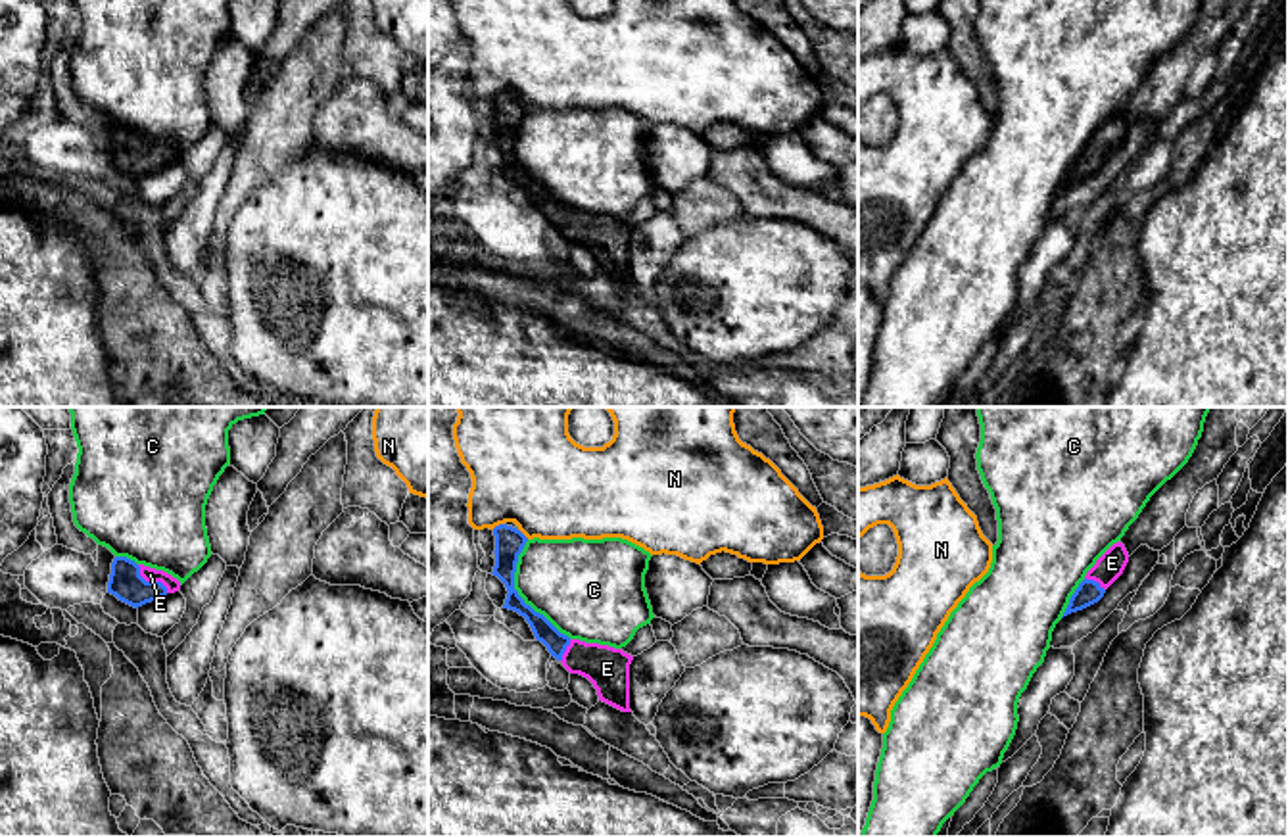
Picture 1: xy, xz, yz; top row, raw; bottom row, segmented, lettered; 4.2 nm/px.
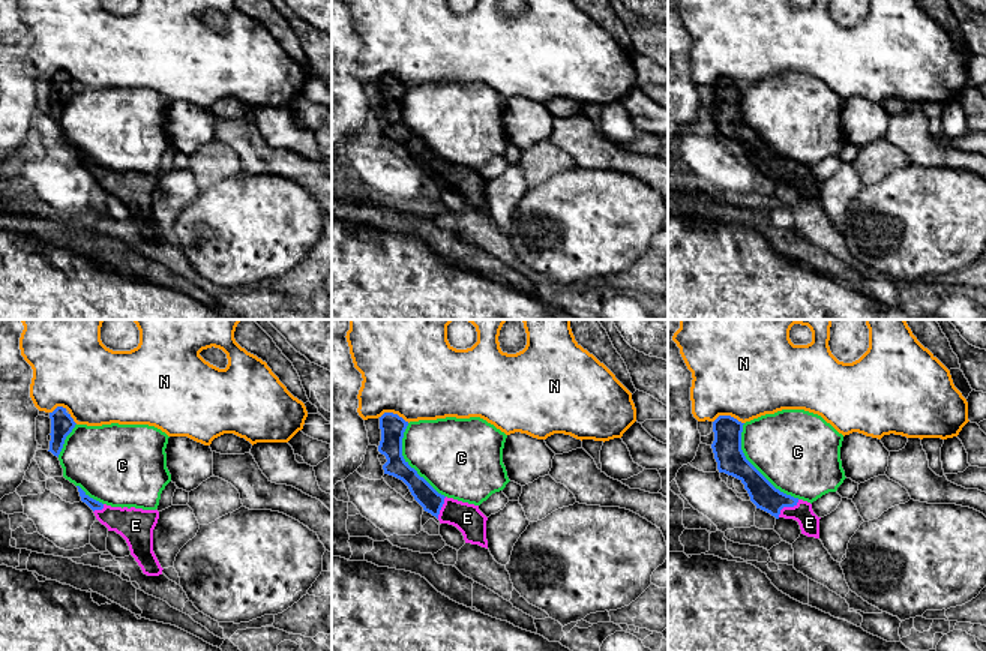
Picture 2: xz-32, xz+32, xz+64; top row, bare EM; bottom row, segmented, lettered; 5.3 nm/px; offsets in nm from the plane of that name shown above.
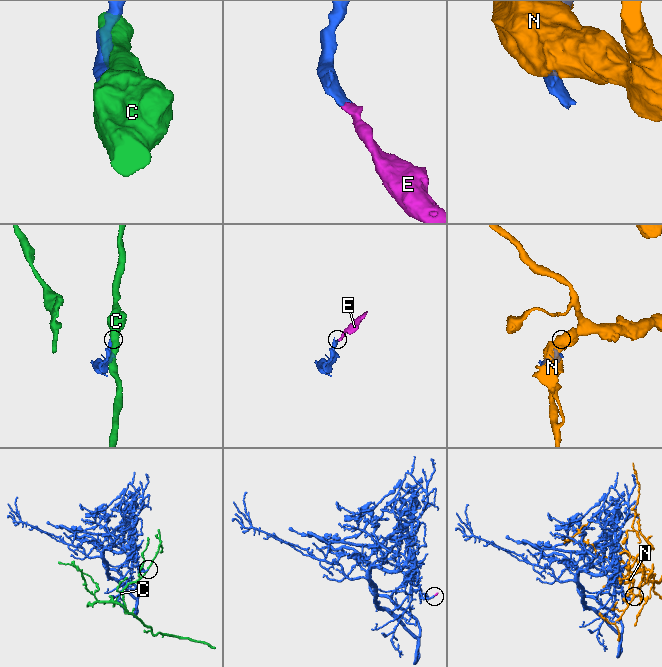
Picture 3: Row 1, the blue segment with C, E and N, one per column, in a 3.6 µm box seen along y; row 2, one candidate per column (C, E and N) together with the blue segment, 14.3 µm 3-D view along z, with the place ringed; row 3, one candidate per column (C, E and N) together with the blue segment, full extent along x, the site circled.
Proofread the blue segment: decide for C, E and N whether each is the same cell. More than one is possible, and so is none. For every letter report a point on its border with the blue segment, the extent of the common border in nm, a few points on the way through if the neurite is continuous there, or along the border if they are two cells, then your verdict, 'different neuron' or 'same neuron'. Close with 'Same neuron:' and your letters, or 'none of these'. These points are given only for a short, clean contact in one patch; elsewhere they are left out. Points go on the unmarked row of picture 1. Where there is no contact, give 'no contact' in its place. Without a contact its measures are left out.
C: meets blue in xz at (517, 164); contact 460 nm long; different neuron
E: meets blue in xy at (150, 152); contact 180 nm long; runs through xy (125, 152), (150, 152), (150, 144); same neuron
N: meets blue in xz at (500, 95); contact 60 nm long; different neuron
Same neuron: E

